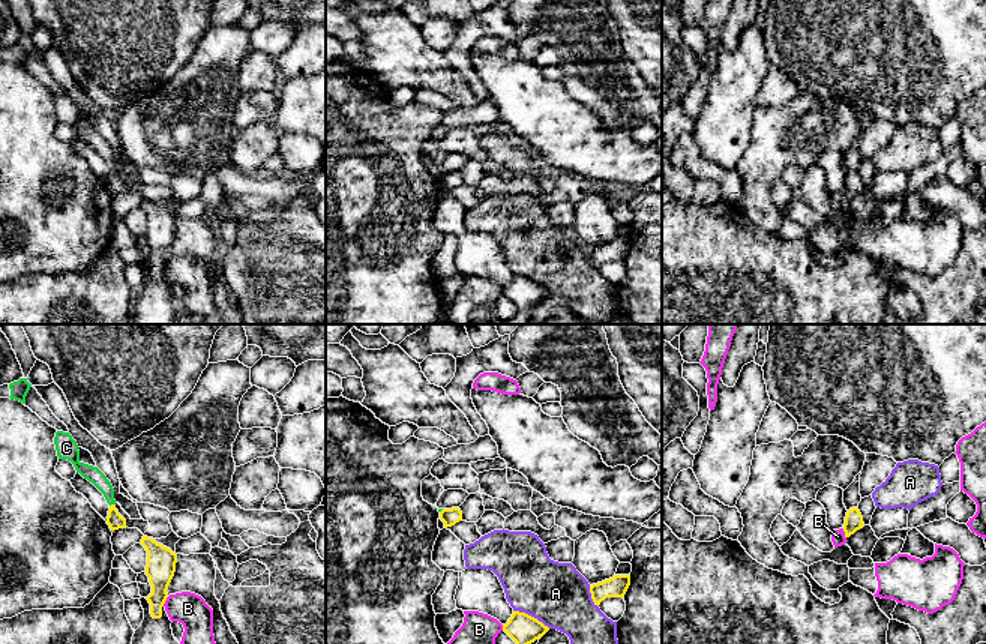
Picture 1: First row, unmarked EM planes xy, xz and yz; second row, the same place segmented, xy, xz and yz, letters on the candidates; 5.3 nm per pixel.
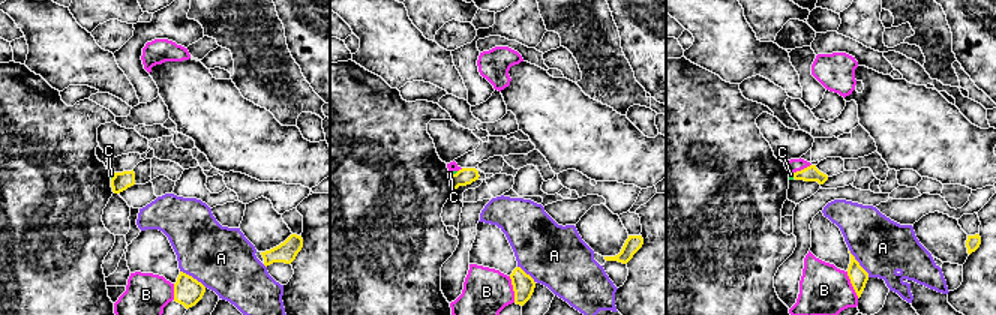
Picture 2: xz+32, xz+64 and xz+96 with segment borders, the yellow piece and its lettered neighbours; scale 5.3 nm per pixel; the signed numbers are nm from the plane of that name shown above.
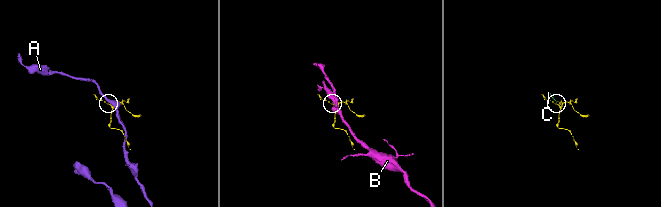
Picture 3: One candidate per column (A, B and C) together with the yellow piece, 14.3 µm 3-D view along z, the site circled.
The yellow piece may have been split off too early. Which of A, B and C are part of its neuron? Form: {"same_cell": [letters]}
{"same_cell": ["C"]}

